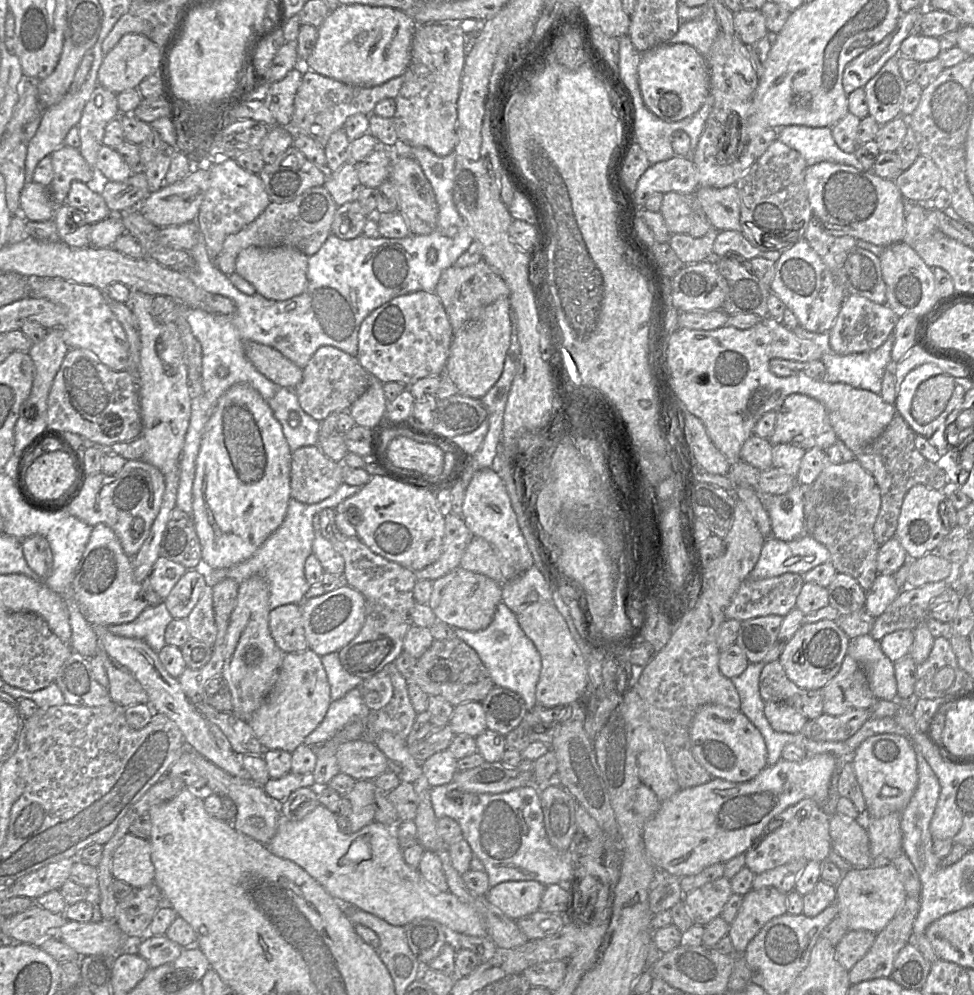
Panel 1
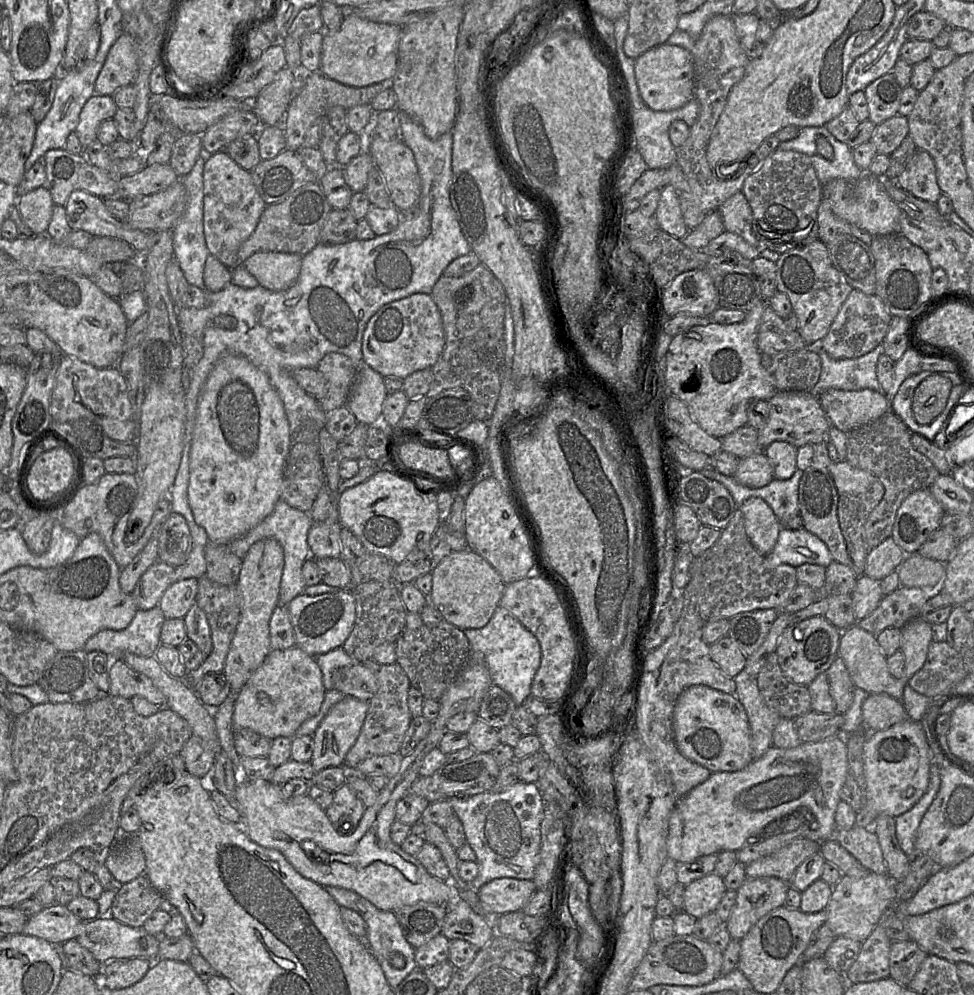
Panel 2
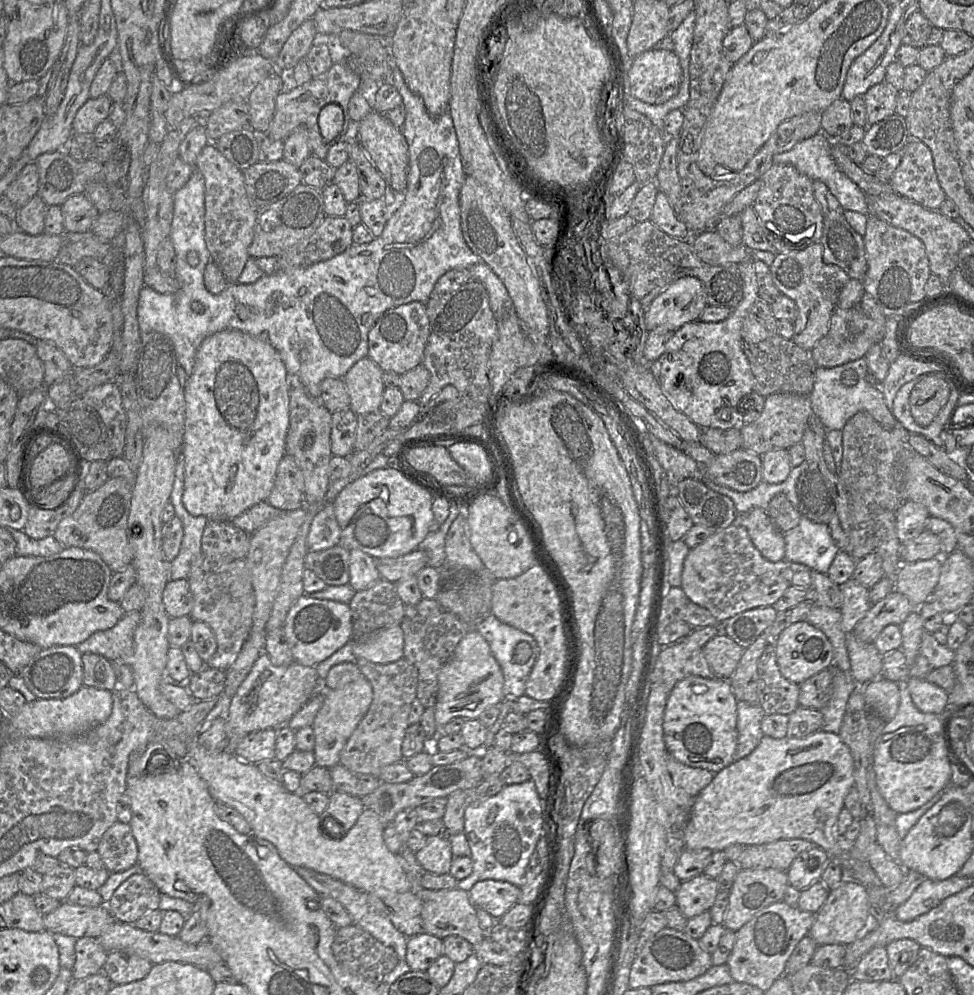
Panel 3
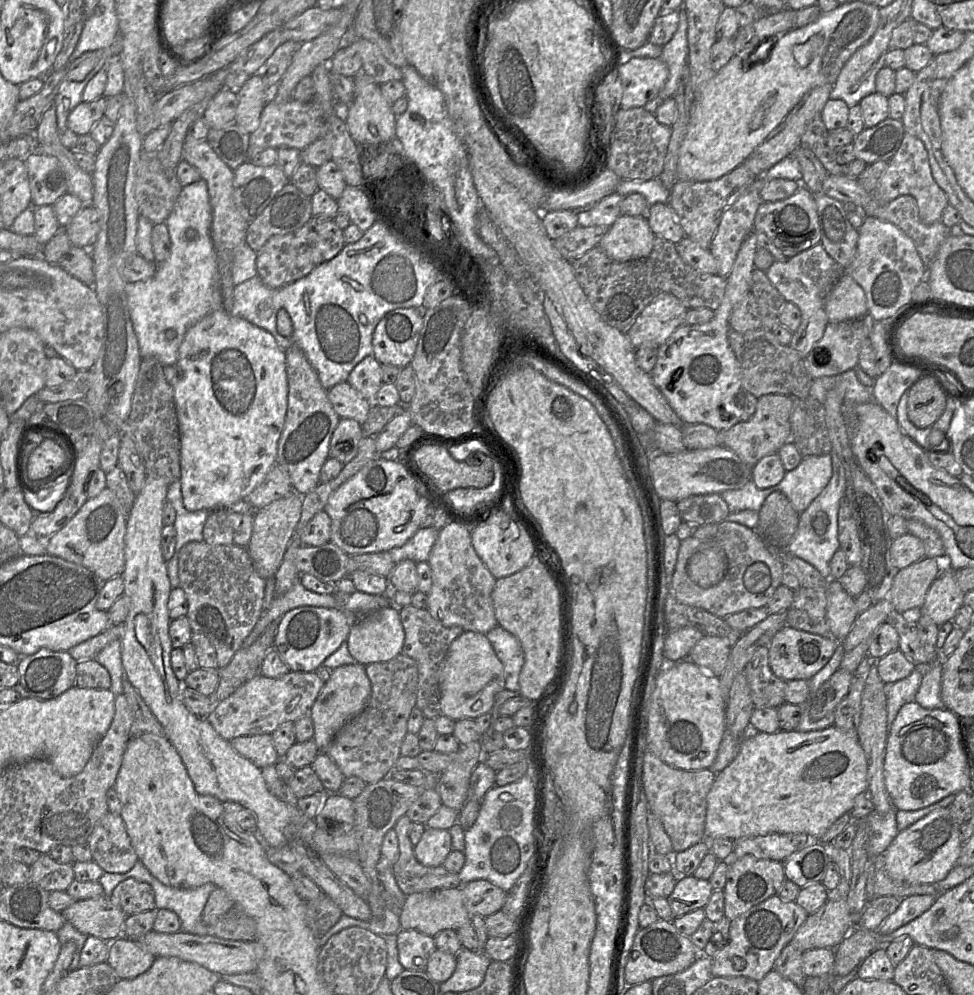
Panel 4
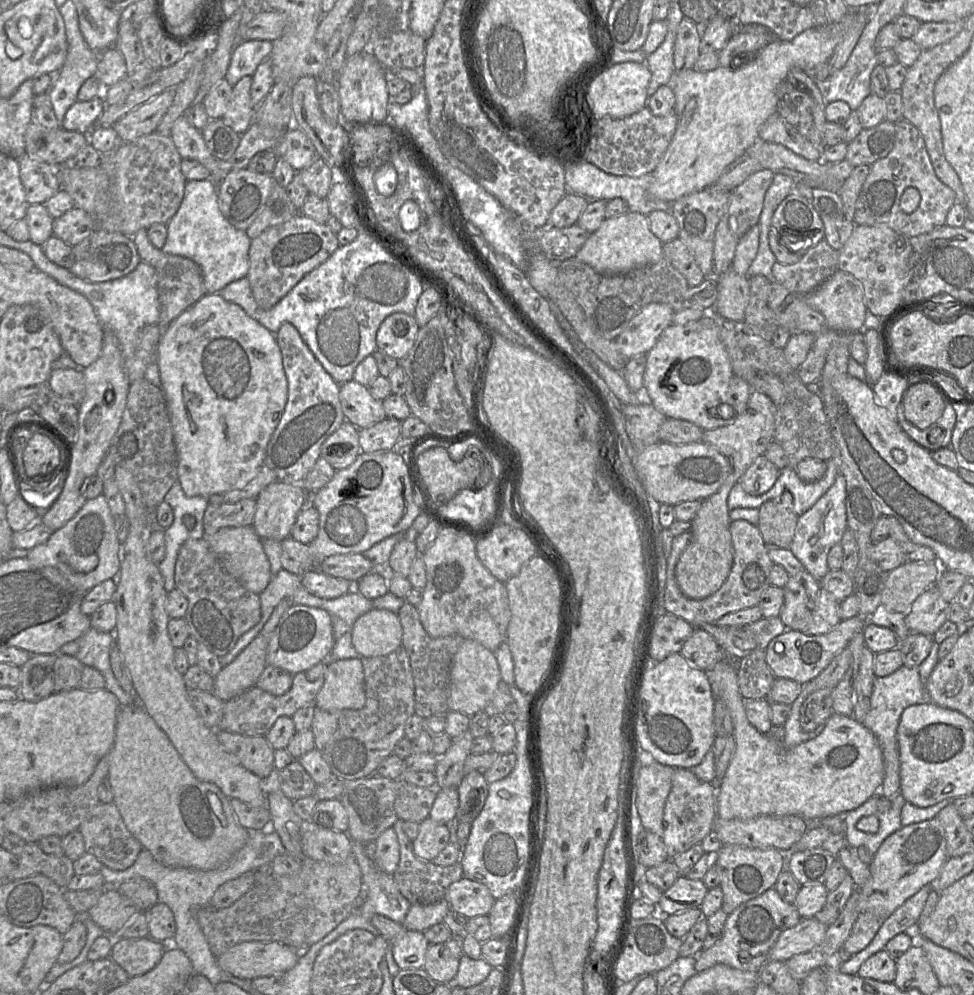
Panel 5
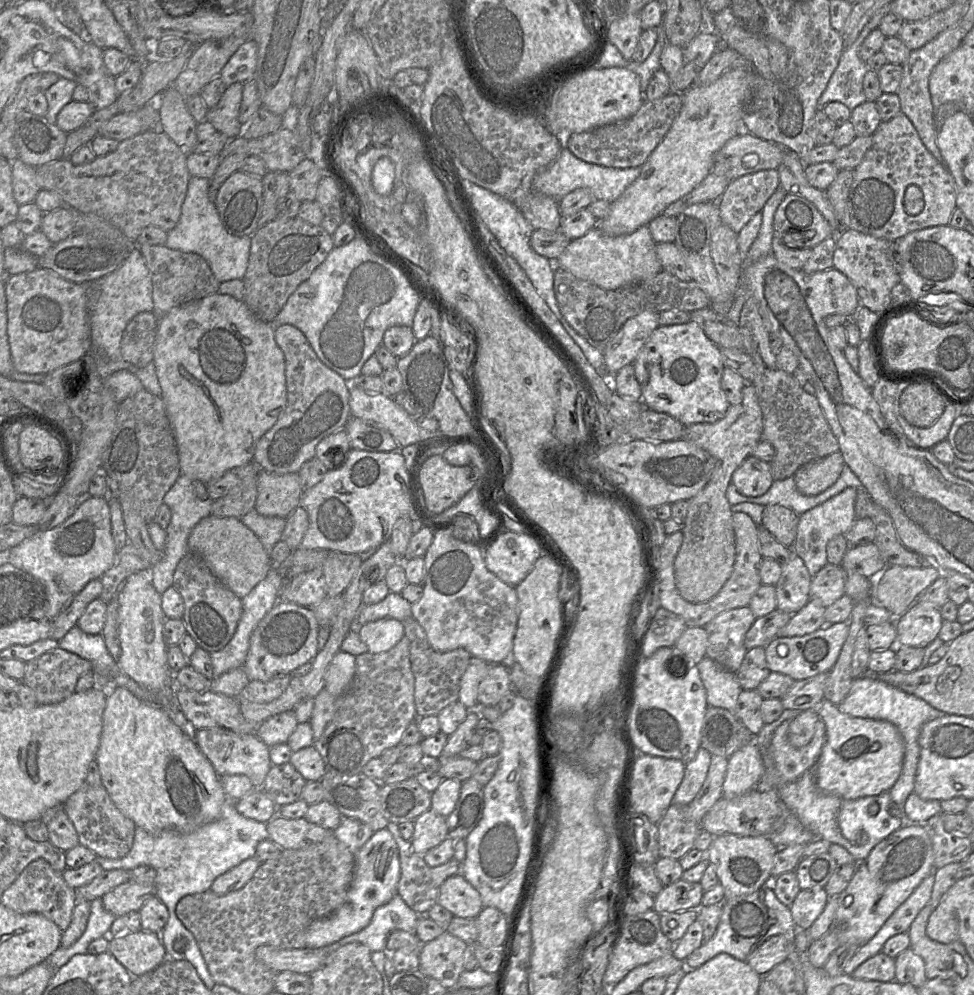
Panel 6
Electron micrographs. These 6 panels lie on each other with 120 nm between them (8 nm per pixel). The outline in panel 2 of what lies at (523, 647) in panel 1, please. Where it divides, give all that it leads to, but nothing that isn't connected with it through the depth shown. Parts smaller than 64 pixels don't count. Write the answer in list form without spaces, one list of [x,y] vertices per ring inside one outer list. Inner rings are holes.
[[[498,606],[482,628],[464,629],[473,651],[482,653],[492,683],[507,692],[517,706],[531,694],[531,684],[541,663],[541,647],[537,638],[507,609]]]

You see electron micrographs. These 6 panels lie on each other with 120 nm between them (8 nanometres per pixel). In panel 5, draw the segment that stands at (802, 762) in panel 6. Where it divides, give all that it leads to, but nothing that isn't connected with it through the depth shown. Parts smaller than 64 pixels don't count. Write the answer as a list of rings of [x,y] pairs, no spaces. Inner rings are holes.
[[[808,683],[802,684],[803,688],[797,699],[790,705],[791,710],[786,720],[784,729],[784,744],[787,748],[794,748],[808,740],[816,738],[825,728],[826,722],[820,724],[814,731],[805,732],[800,726],[800,711],[802,704],[812,694],[808,691]]]

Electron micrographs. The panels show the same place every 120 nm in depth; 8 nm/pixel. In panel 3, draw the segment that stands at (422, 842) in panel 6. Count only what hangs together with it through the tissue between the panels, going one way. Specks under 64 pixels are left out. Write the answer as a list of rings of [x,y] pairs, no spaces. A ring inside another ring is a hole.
[[[447,835],[426,836],[425,843],[415,855],[419,864],[428,872],[436,875],[450,873],[454,856]]]

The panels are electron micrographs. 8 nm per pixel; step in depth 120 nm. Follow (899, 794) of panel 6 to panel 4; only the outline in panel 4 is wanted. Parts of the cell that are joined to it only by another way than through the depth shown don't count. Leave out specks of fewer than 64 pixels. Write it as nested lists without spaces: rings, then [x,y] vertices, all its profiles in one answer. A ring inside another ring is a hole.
[[[914,669],[906,678],[884,685],[887,705],[888,731],[895,720],[900,708],[909,702],[915,701],[915,695],[922,681],[922,673]]]

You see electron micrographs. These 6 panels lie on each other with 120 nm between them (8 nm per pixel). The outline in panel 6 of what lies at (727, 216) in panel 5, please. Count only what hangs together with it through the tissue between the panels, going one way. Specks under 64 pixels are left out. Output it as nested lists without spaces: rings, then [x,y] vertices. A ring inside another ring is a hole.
[[[777,169],[759,170],[731,180],[718,200],[721,221],[738,234],[779,187]]]

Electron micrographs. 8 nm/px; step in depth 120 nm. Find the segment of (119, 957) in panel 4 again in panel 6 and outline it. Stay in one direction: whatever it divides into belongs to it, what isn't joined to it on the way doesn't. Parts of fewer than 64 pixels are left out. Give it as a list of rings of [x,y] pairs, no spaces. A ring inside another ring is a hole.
[[[143,930],[110,938],[108,952],[133,977],[149,974],[167,959],[160,934]]]

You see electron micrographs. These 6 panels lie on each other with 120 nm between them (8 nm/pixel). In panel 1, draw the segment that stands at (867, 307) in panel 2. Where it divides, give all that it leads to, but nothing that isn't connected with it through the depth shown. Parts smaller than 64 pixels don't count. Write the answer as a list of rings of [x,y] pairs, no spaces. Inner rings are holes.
[[[847,294],[829,329],[830,348],[840,355],[874,350],[893,332],[898,317],[886,303],[879,304],[857,294]]]

